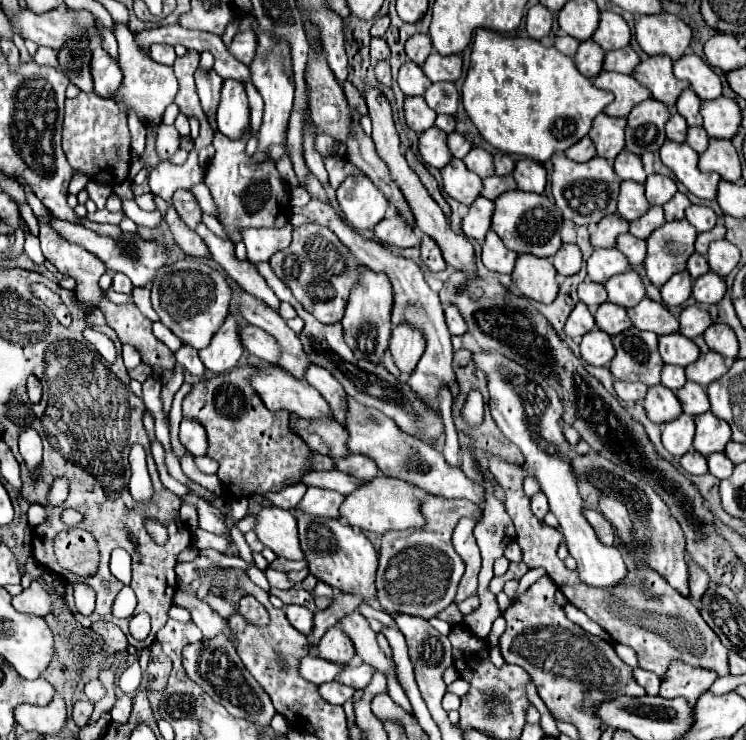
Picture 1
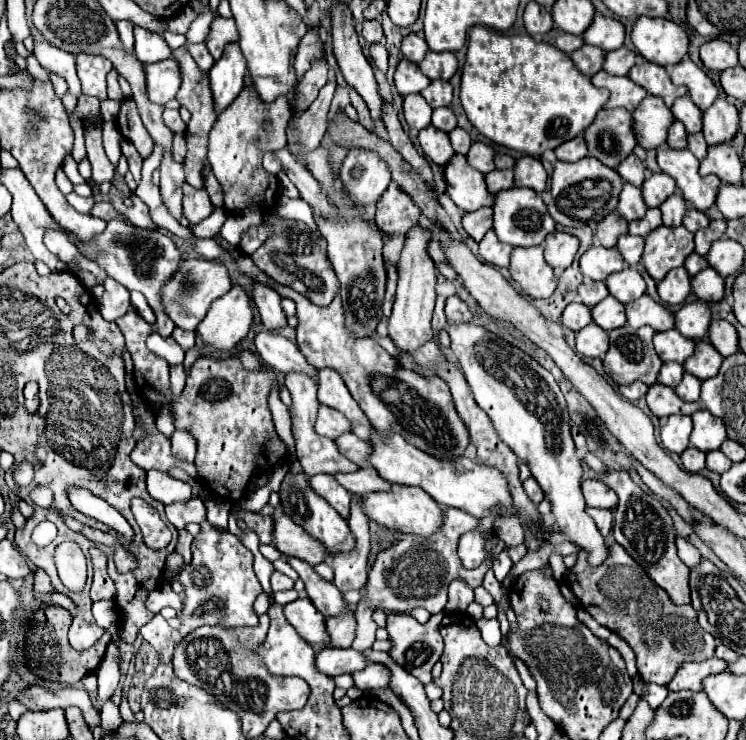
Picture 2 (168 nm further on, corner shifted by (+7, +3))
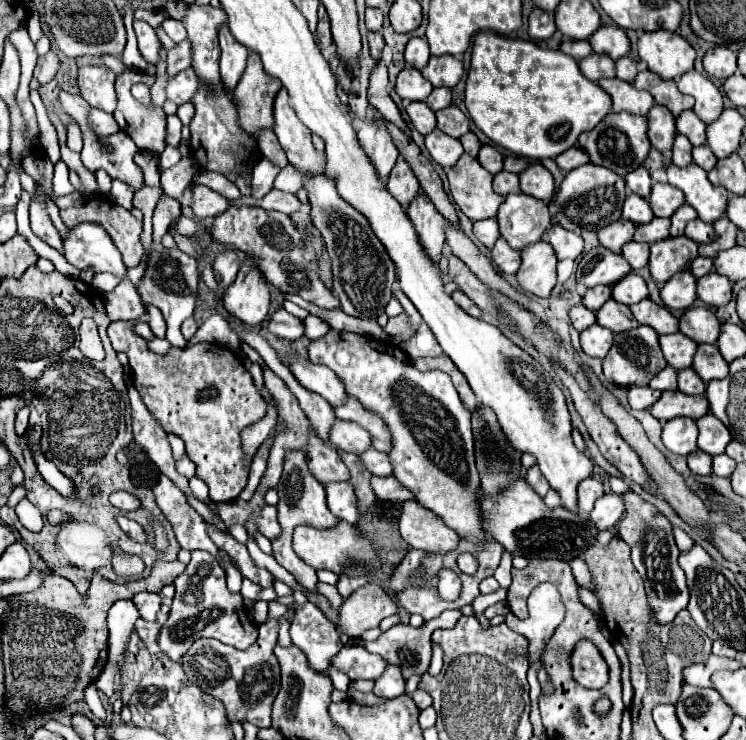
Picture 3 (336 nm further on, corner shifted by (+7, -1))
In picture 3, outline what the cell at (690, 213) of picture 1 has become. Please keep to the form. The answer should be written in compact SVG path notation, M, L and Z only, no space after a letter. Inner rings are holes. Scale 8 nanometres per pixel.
M694 219L686 227L686 237L692 237L692 241L696 241L696 243L712 243L716 239L716 233L714 233L712 225L708 225L700 219Z

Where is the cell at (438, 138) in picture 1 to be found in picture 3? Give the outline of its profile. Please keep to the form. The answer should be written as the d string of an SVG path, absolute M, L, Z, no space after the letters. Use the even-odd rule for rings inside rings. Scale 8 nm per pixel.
M434 129L430 135L426 135L426 147L432 155L432 159L436 163L440 163L442 167L452 167L456 165L456 161L460 159L460 155L464 153L462 143L438 129Z

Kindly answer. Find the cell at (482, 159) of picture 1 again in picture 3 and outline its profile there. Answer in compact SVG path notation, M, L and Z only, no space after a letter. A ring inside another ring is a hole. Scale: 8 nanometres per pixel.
M482 145L480 153L478 153L478 161L480 161L480 165L482 165L484 169L488 169L492 175L500 173L500 171L502 171L502 165L504 165L502 153L500 153L496 147L492 147L492 145Z

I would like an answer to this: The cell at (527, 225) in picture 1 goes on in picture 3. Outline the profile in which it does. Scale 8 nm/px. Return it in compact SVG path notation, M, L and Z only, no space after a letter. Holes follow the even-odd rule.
M524 193L508 195L498 211L500 235L514 249L522 249L528 243L538 241L550 227L550 221L548 205Z

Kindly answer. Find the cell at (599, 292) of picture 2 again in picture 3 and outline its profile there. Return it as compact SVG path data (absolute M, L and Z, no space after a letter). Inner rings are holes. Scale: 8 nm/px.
M600 285L600 287L592 287L584 293L582 305L586 305L592 311L598 311L608 299L612 299L612 289L608 285Z

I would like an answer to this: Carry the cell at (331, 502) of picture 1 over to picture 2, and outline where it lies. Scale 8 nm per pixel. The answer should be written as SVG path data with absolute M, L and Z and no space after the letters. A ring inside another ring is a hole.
M314 475L314 477L310 477L308 483L314 489L314 493L318 493L322 499L326 499L338 511L340 517L348 519L350 493L336 481L332 481L332 475Z

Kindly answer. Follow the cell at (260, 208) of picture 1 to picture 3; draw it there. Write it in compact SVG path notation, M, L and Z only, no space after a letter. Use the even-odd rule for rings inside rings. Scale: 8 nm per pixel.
M250 51L246 71L238 81L236 89L232 91L232 99L240 115L240 125L254 139L260 129L274 127L272 105L280 87L280 79L268 75L262 67L260 55Z

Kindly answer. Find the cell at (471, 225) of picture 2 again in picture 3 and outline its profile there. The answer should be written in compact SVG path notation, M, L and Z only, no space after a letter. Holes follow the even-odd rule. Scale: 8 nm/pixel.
M486 219L486 221L480 221L480 223L474 223L474 235L488 249L492 249L494 243L496 243L496 239L500 237L500 233L498 233L498 221L496 219Z

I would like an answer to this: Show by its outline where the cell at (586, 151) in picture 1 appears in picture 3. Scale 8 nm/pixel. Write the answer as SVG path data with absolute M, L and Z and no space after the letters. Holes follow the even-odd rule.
M570 147L568 151L564 151L564 155L556 157L558 167L560 167L562 171L566 171L566 173L572 171L572 169L576 169L576 167L580 167L580 165L586 165L588 161L590 161L588 153L582 151L580 147Z

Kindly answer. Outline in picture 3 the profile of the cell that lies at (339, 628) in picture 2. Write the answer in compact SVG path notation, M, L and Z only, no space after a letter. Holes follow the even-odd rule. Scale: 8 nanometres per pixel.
M366 583L344 601L344 605L340 607L338 625L342 633L358 639L362 631L378 627L378 623L384 617L396 613L398 613L396 601L380 585Z

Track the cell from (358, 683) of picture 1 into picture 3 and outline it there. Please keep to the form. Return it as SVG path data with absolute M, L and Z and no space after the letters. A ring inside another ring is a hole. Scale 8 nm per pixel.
M388 665L388 671L384 671L384 675L374 683L374 695L384 699L394 699L404 695L404 687L406 687L406 679L402 677L400 667Z

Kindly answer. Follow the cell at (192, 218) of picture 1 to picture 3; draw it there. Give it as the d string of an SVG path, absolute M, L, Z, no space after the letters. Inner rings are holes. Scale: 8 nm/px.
M196 185L194 187L194 203L192 203L192 211L198 219L206 219L206 217L216 217L218 213L224 213L230 207L230 201L226 197L222 197L220 193L212 191L206 185Z

